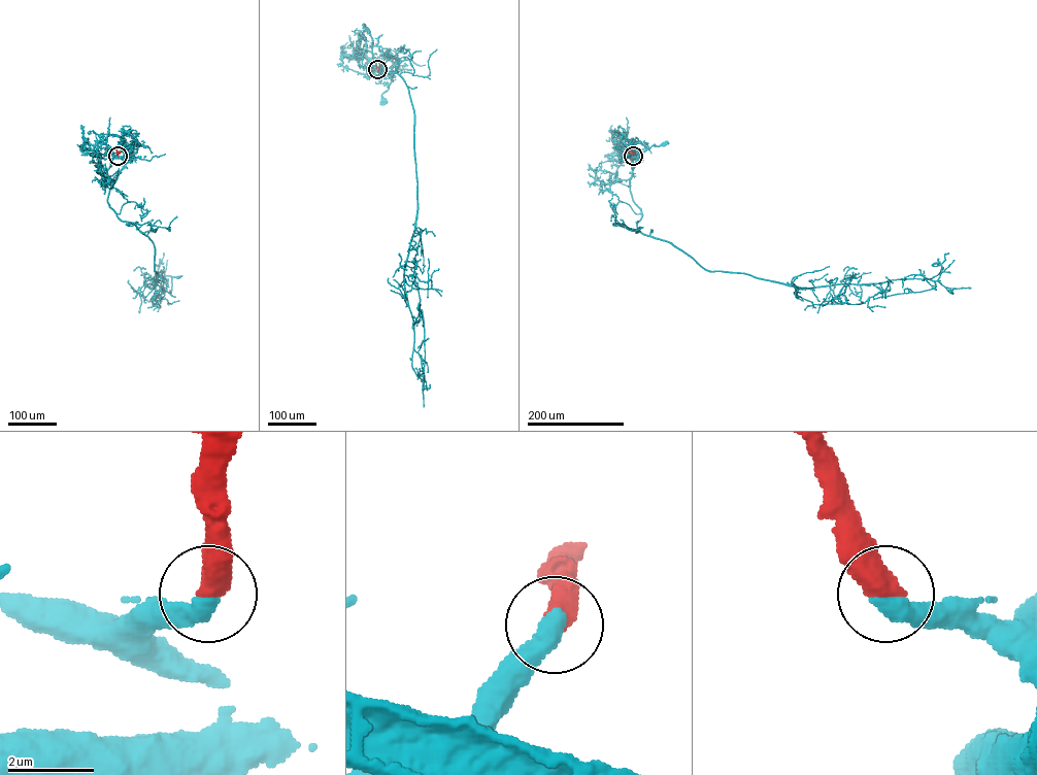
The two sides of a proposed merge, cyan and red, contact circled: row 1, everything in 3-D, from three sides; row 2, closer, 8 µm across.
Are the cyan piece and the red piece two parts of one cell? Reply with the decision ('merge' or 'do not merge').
merge

